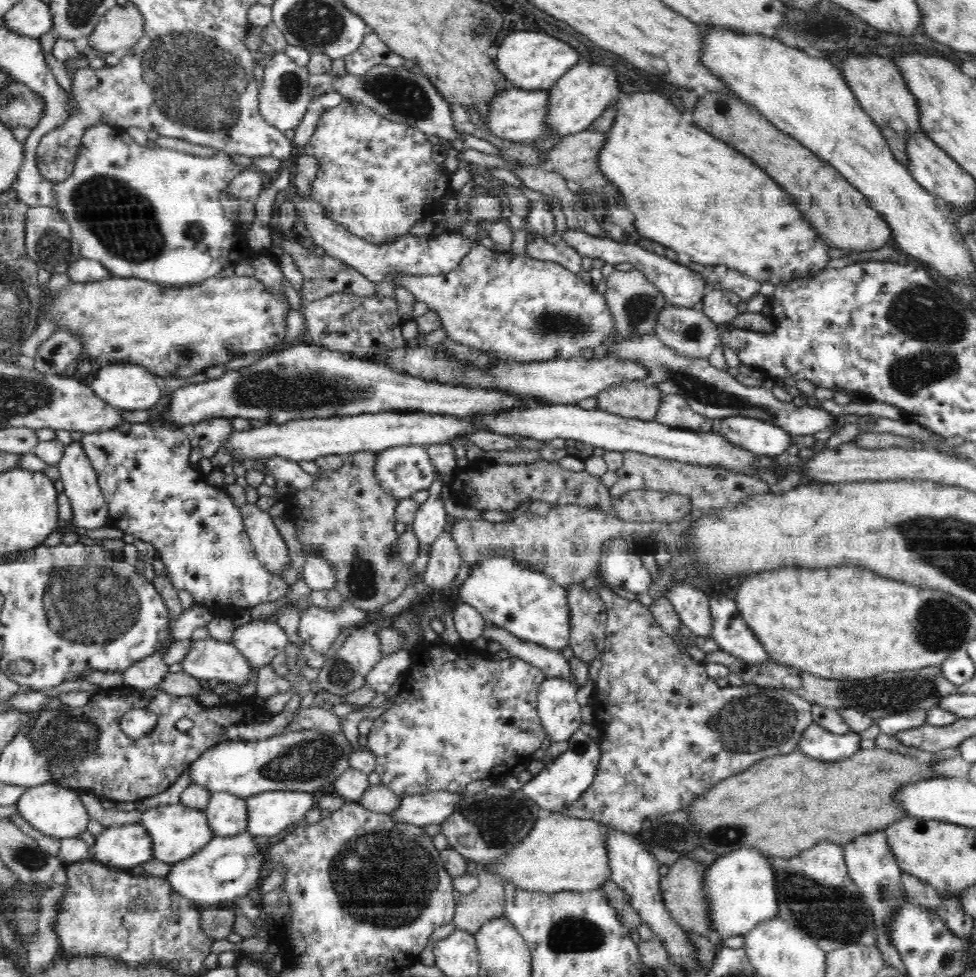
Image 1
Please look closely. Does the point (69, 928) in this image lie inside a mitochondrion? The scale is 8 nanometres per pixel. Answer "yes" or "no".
no

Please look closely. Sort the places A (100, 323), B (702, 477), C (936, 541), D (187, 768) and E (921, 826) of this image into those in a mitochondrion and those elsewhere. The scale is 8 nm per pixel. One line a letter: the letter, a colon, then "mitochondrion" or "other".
A: other
B: other
C: mitochondrion
D: other
E: other

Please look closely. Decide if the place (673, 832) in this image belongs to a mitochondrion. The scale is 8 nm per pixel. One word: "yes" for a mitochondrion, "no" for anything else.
yes

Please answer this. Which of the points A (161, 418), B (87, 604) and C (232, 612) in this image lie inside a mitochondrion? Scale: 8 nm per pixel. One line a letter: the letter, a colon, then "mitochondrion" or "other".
A: other
B: mitochondrion
C: other

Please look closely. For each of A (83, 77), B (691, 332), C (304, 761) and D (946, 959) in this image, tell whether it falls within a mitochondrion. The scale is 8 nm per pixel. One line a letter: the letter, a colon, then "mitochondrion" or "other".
A: other
B: mitochondrion
C: mitochondrion
D: mitochondrion

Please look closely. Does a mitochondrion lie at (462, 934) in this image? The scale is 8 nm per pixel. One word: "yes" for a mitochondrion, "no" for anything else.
no

